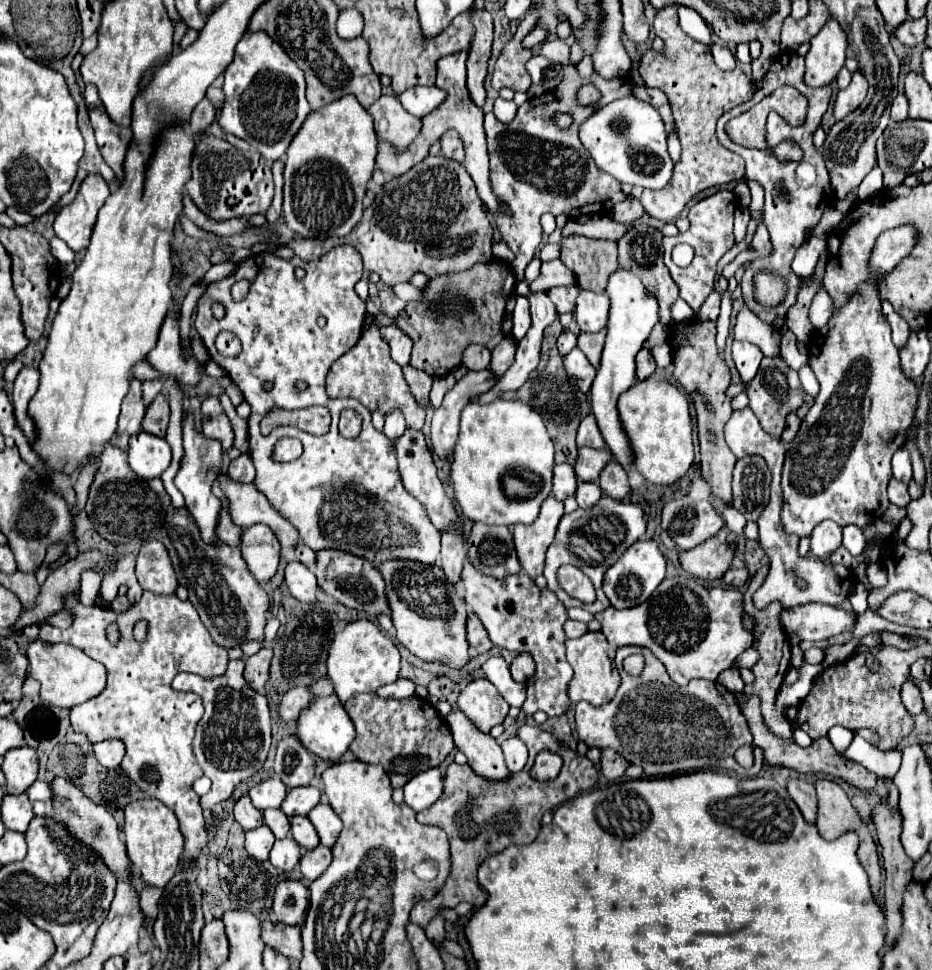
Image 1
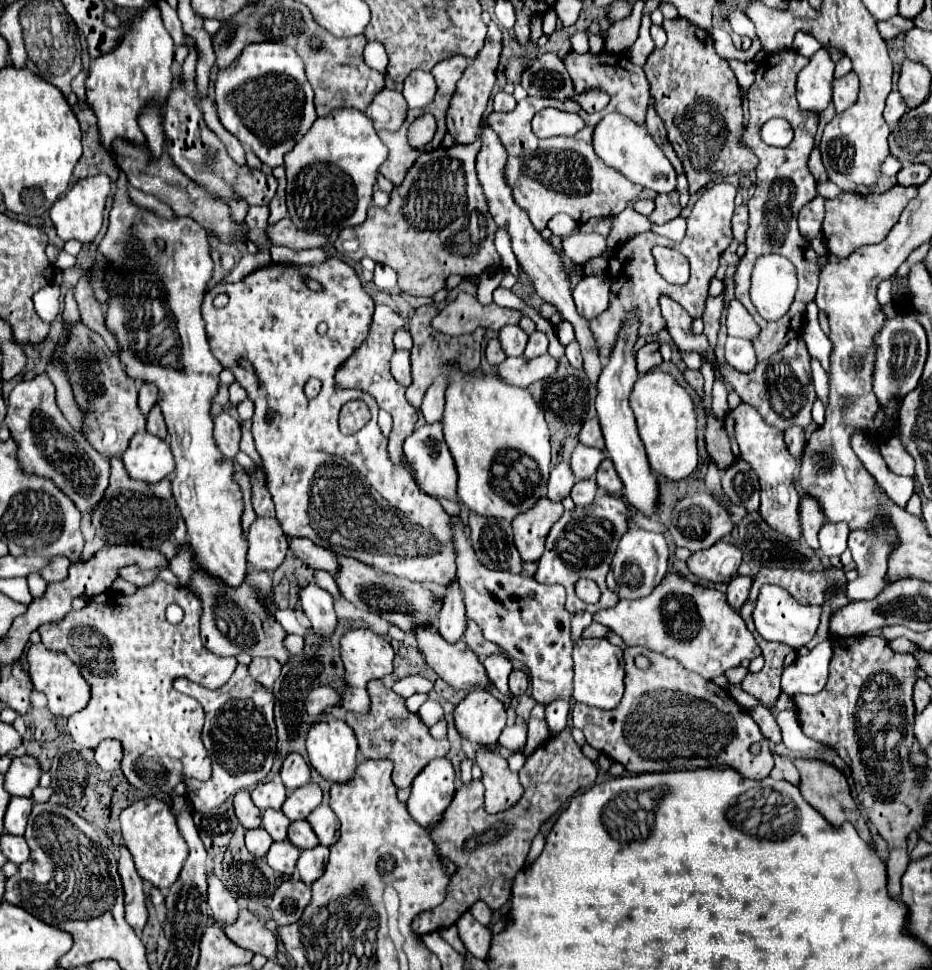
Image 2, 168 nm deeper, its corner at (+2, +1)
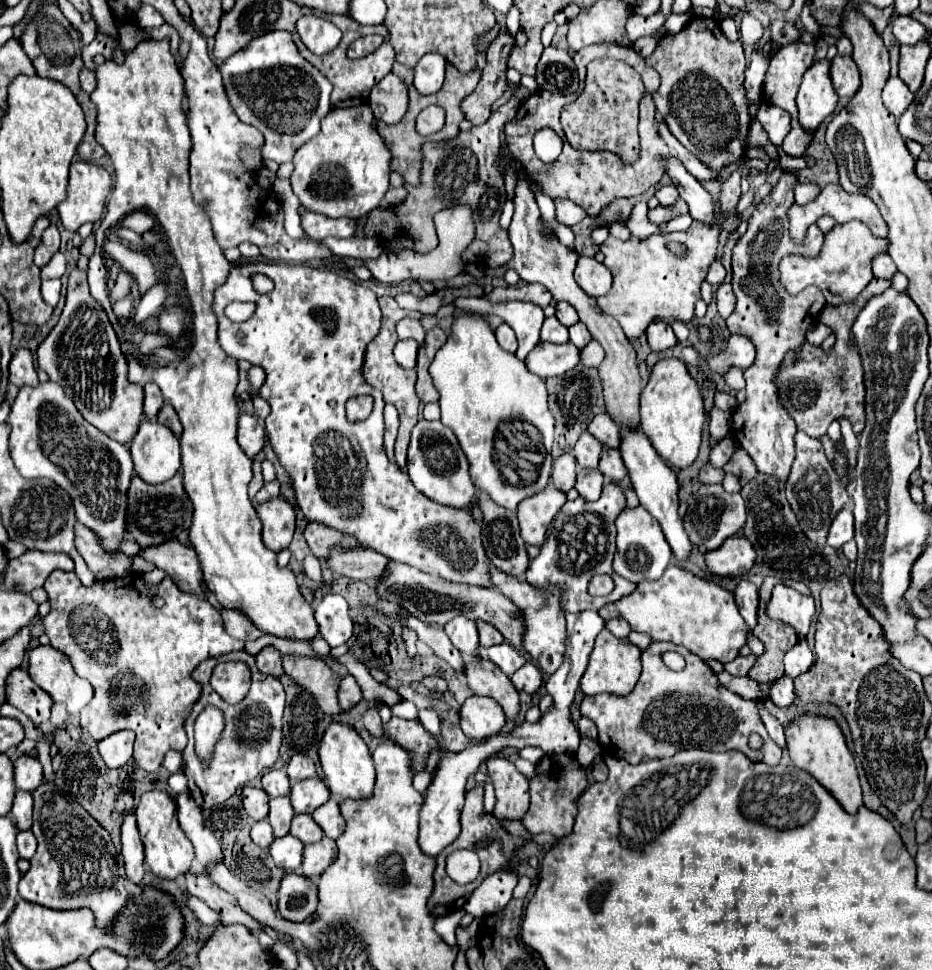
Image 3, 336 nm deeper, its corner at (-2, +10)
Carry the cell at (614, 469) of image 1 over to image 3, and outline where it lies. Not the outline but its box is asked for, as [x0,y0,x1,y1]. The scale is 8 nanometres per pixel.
[598,448,626,482]

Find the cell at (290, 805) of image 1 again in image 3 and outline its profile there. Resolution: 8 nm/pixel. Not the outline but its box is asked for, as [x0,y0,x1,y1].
[290,776,330,814]

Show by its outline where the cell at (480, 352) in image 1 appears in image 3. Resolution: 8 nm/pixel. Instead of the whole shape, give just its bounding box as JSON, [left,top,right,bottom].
[496,324,518,352]

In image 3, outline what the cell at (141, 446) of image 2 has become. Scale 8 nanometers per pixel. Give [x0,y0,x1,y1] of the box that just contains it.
[130,420,180,484]

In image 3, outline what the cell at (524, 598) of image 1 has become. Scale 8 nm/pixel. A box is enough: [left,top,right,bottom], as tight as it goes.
[490,570,566,674]

